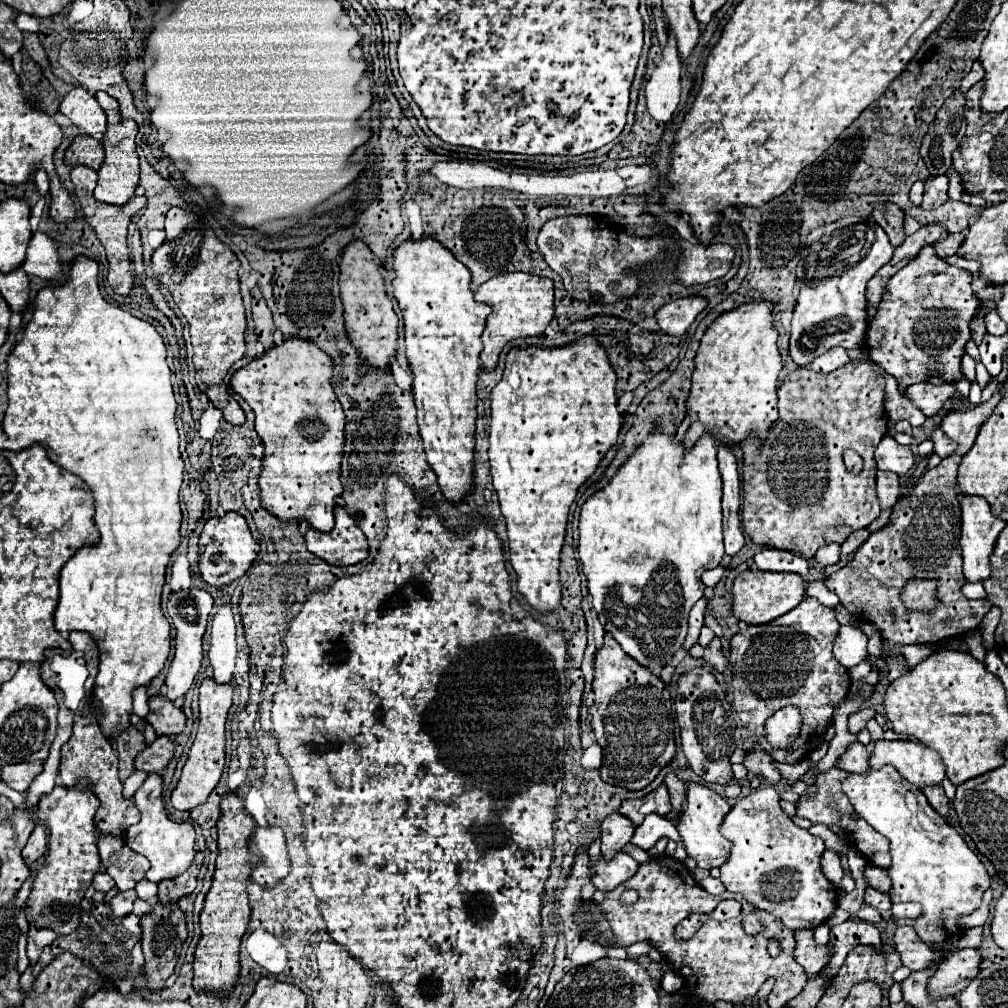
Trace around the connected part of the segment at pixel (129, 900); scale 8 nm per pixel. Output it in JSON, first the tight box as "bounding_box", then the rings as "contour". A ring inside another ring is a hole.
{"bounding_box":[111,889,137,917],"contour":[[[131,889],[131,891],[125,891],[125,893],[119,893],[115,899],[111,899],[111,911],[115,917],[125,917],[133,911],[133,903],[137,899],[137,893]]]}

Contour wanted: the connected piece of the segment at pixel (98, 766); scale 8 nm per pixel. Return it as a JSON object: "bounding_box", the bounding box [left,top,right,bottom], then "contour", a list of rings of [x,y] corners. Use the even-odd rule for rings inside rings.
{"bounding_box":[59,713,141,837],"contour":[[[89,713],[87,717],[77,715],[73,723],[73,735],[61,749],[61,769],[59,769],[59,781],[63,787],[77,787],[77,781],[85,777],[89,781],[89,789],[99,797],[101,805],[95,813],[95,829],[99,835],[113,835],[123,837],[127,833],[127,827],[137,823],[141,819],[139,809],[133,805],[133,801],[127,801],[121,795],[123,783],[117,777],[117,753],[113,749],[113,741],[109,741],[97,723],[97,717]]]}

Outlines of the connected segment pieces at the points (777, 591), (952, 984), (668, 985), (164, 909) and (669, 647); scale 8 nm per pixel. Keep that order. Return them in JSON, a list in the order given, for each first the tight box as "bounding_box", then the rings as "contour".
[{"bounding_box":[733,571,805,625],"contour":[[[745,571],[733,583],[733,615],[747,625],[765,625],[795,609],[805,597],[805,581],[795,573]]]},{"bounding_box":[927,949,979,999],"contour":[[[961,949],[957,953],[949,953],[941,965],[937,967],[935,975],[927,981],[929,995],[933,999],[943,999],[961,993],[971,979],[979,973],[979,951],[977,949]]]},{"bounding_box":[661,971,683,993],"contour":[[[675,971],[666,972],[662,981],[661,986],[665,991],[673,993],[679,991],[683,986],[683,979],[675,973]]]},{"bounding_box":[141,903,187,991],"contour":[[[157,903],[149,915],[141,919],[141,945],[143,945],[143,955],[145,955],[145,977],[147,977],[147,989],[157,991],[163,987],[169,975],[173,975],[173,969],[177,965],[177,953],[181,951],[181,945],[187,939],[187,925],[185,925],[185,915],[181,913],[177,903]]]},{"bounding_box":[577,433,725,677],"contour":[[[651,433],[611,483],[591,495],[583,505],[577,551],[601,625],[629,657],[659,677],[661,669],[683,647],[689,611],[705,591],[701,575],[717,567],[725,555],[721,533],[721,475],[713,439],[703,435],[691,451],[685,451],[675,435]]]}]

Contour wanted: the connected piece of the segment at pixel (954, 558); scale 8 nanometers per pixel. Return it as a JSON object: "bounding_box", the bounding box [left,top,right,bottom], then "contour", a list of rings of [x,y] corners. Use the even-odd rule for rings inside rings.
{"bounding_box":[827,385,1003,645],"contour":[[[1003,385],[997,387],[989,401],[979,403],[973,409],[951,411],[943,417],[939,429],[959,443],[957,451],[935,469],[927,469],[911,491],[893,507],[889,525],[871,533],[859,547],[855,559],[827,579],[827,587],[839,595],[847,611],[859,621],[875,623],[883,641],[889,645],[921,645],[965,637],[965,633],[975,631],[975,627],[981,625],[981,619],[991,609],[989,599],[971,601],[961,593],[965,577],[959,551],[961,505],[957,499],[957,467],[963,455],[973,447],[979,427],[991,417],[995,405],[1001,401],[1001,389]],[[909,579],[935,579],[939,587],[939,605],[931,611],[923,611],[923,615],[907,609],[899,595]]]}

